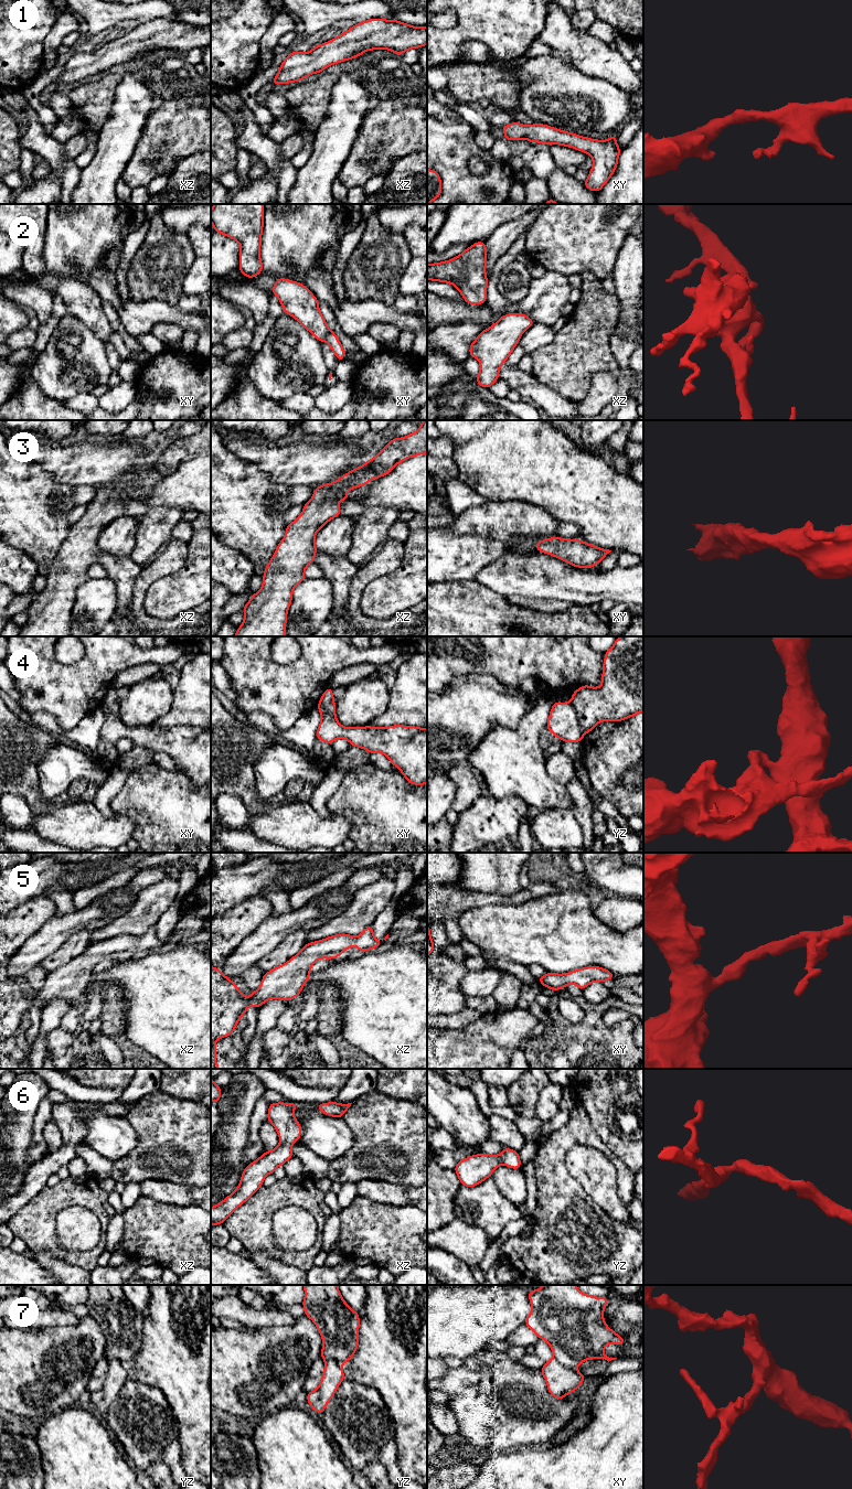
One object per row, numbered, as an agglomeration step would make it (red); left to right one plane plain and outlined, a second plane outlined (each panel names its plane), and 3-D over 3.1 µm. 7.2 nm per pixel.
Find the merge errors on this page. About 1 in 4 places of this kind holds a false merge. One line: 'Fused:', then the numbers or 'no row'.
Fused: 4, 7

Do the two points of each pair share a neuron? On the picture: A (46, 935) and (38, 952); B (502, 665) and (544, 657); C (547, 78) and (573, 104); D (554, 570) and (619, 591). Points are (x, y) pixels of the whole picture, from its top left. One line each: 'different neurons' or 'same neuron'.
A: same neuron
B: same neuron
C: same neuron
D: same neuron

